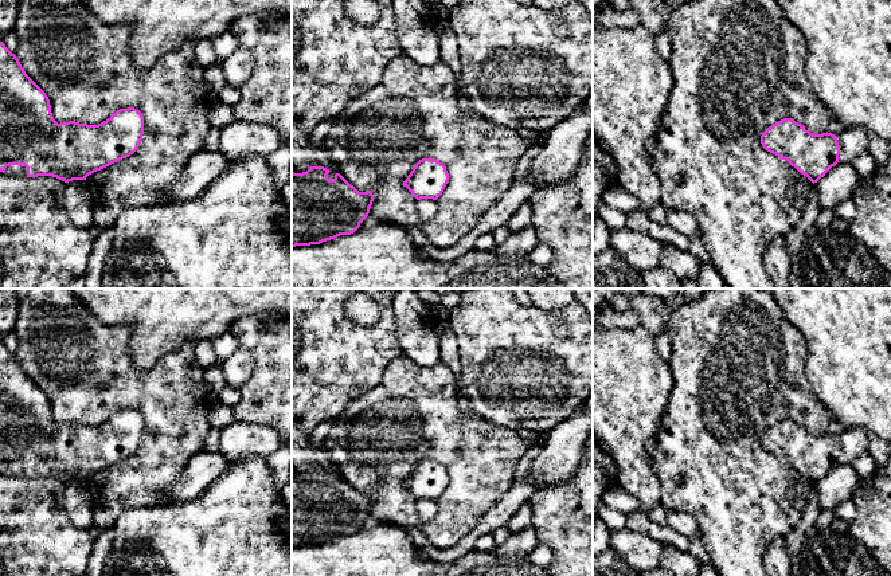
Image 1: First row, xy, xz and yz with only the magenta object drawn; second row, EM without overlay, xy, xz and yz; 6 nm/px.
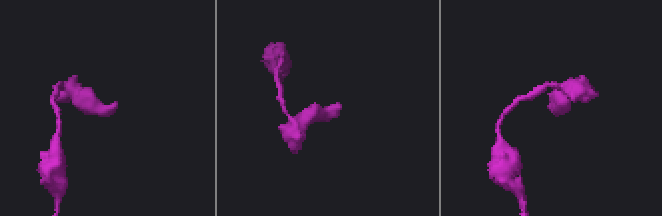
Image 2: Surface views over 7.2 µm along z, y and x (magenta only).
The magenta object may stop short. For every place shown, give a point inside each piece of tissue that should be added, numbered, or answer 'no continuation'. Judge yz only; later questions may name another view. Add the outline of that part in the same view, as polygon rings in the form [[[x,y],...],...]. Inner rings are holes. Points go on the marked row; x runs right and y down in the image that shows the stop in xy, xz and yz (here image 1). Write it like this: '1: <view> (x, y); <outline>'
1: yz (854, 141); [[[861,126],[845,128],[836,134],[840,145],[840,162],[851,162],[853,158],[868,150],[868,137],[865,129]]]

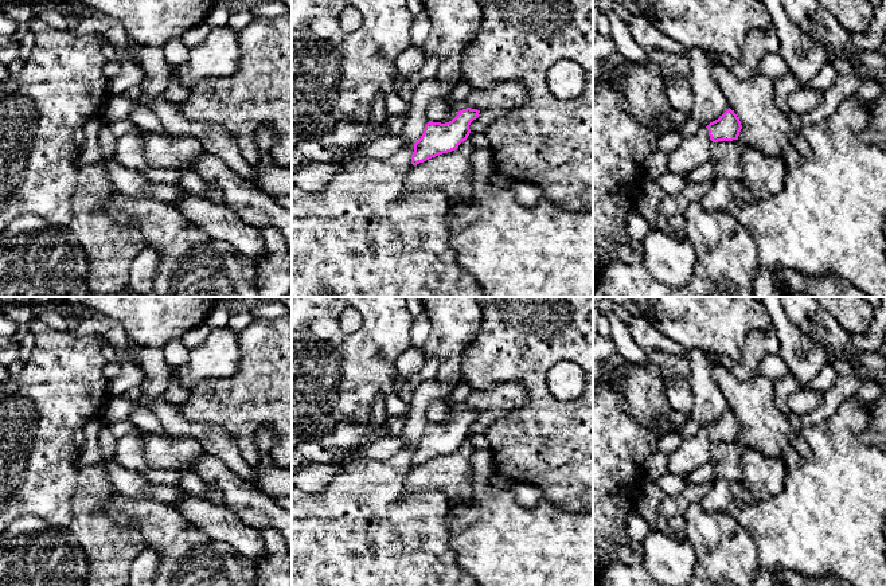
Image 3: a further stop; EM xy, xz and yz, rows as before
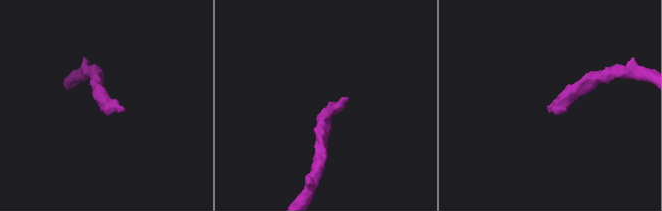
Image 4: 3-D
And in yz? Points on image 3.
1: yz (694, 151); [[[700,126],[695,134],[684,138],[682,144],[670,153],[668,172],[686,177],[692,169],[709,161],[713,144],[707,128]]]

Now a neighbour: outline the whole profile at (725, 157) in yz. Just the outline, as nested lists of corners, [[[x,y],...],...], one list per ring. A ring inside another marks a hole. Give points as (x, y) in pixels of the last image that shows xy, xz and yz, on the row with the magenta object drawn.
[[[741,140],[714,142],[709,161],[714,168],[715,177],[741,180],[741,157],[748,148]]]

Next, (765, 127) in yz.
[[[719,62],[713,67],[713,77],[741,121],[738,140],[774,157],[782,157],[787,145],[803,156],[811,153],[800,130],[789,124],[787,114],[777,106],[773,78],[757,73],[739,79]]]

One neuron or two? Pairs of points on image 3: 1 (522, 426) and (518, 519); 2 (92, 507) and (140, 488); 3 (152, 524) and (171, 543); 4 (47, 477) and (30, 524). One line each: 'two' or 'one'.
1: two
2: two
3: one
4: two

